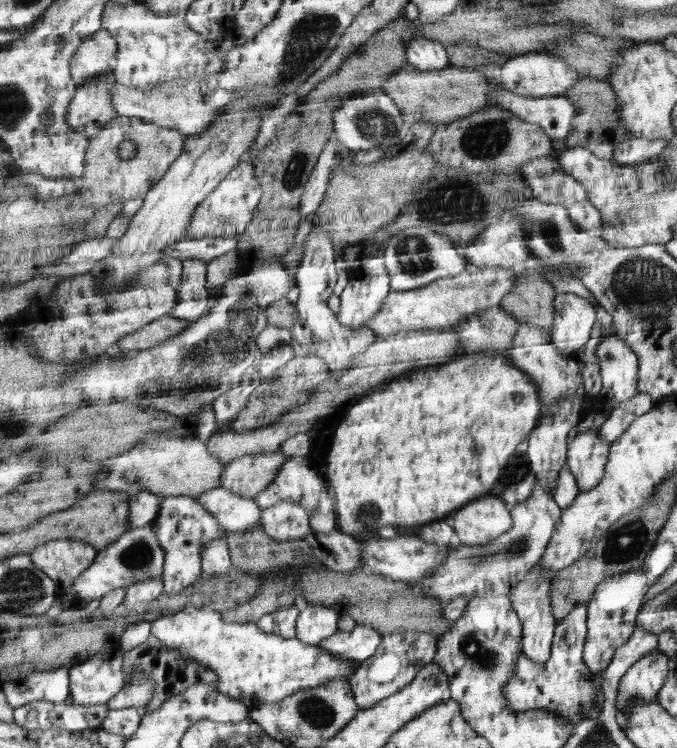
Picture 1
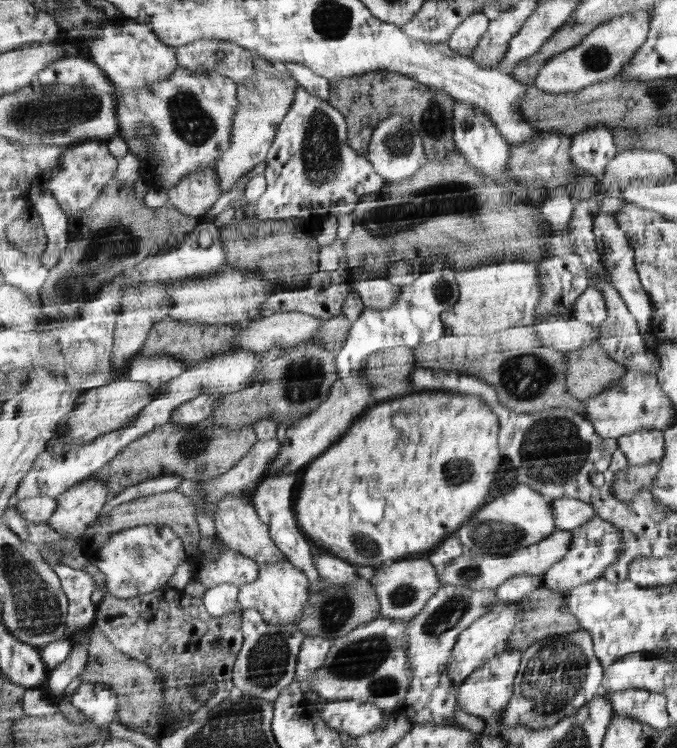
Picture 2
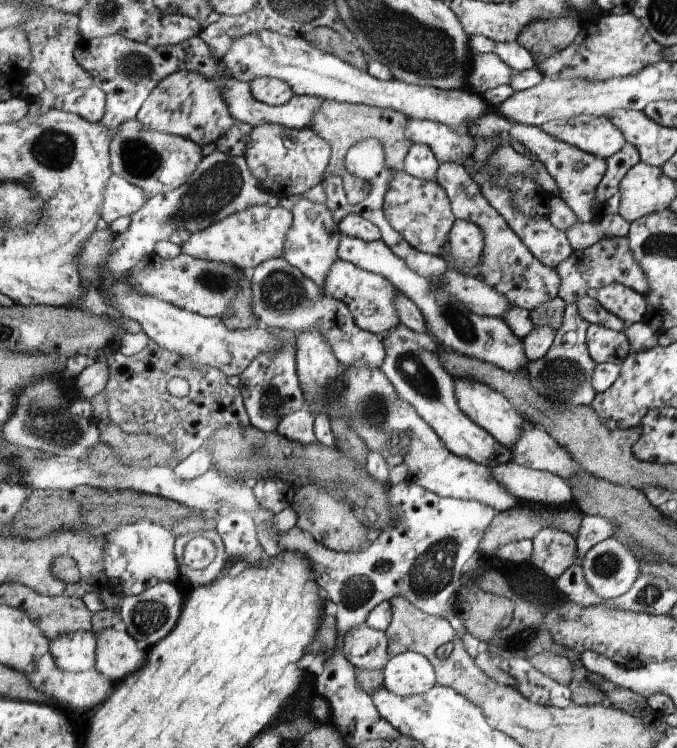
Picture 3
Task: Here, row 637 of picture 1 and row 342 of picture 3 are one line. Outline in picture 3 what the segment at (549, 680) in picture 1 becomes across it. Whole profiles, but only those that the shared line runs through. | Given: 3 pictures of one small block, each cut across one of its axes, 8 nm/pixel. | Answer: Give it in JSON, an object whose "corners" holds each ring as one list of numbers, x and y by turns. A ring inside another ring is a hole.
{"corners":[[577,302,568,303,563,326,556,331,555,342,547,352,547,356,530,361,526,366,533,390,544,396,545,400,561,404,554,405,555,410,565,410,569,406,571,408,576,406,591,407,595,400,597,392,593,386,593,374,595,374,595,368,598,364,593,360,588,349,587,336,591,325,581,316]]}

